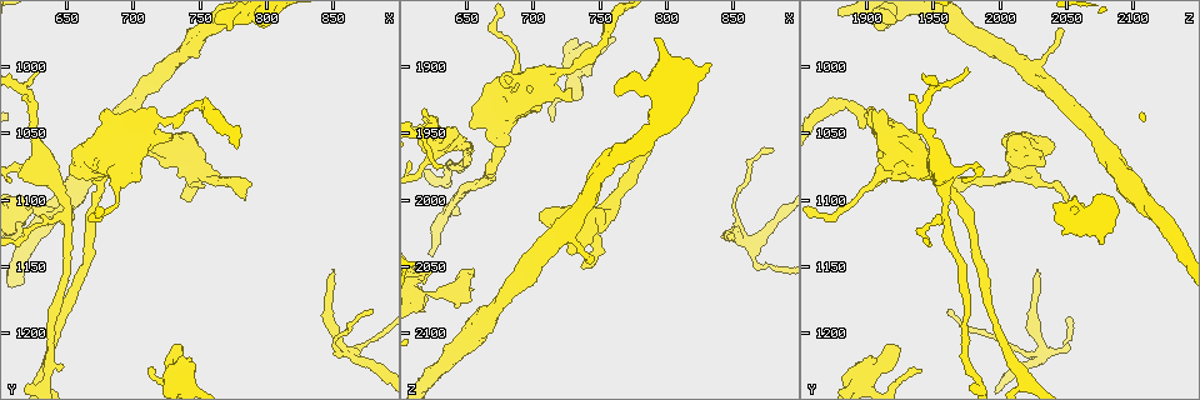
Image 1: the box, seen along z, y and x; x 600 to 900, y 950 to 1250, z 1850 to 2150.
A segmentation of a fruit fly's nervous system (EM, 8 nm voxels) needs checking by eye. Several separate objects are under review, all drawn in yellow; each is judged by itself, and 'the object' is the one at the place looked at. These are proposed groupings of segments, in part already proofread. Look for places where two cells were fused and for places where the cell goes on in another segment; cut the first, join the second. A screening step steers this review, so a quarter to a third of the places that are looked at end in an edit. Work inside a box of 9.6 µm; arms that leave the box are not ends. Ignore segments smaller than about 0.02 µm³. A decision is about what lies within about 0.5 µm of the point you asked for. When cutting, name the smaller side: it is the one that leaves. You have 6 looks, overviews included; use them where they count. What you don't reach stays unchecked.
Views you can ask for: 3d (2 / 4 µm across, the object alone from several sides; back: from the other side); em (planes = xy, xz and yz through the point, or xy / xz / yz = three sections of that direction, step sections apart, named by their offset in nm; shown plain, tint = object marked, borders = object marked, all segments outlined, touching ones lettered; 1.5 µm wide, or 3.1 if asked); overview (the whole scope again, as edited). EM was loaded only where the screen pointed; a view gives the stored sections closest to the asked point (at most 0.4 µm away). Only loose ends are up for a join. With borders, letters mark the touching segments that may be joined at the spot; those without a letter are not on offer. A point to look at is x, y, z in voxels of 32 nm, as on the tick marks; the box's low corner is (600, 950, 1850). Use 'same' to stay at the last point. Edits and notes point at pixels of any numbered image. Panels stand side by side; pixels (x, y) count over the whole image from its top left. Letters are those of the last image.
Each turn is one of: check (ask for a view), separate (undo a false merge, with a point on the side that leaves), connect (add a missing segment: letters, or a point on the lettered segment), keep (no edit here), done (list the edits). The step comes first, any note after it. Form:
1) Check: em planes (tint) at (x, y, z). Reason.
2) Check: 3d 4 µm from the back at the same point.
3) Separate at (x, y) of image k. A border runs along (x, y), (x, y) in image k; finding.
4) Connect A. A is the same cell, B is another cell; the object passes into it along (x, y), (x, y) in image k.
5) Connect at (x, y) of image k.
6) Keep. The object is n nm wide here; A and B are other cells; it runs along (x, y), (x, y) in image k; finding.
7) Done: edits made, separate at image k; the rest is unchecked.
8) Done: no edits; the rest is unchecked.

Check: em planes (borders) at (654, 1114, 2058). An open end.

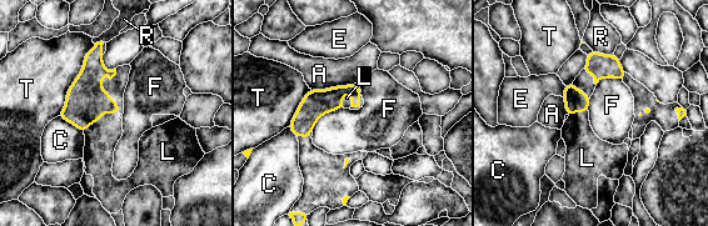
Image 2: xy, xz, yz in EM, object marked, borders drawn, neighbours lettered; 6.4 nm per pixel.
Connect L. The object is 130 nm wide here; L is the same cell, A, C, E, F, R and T are other cells; the object passes into it along (85, 104), (101, 116), (101, 137) in image 2; it goes on there.

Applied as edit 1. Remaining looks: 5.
Check: overview.

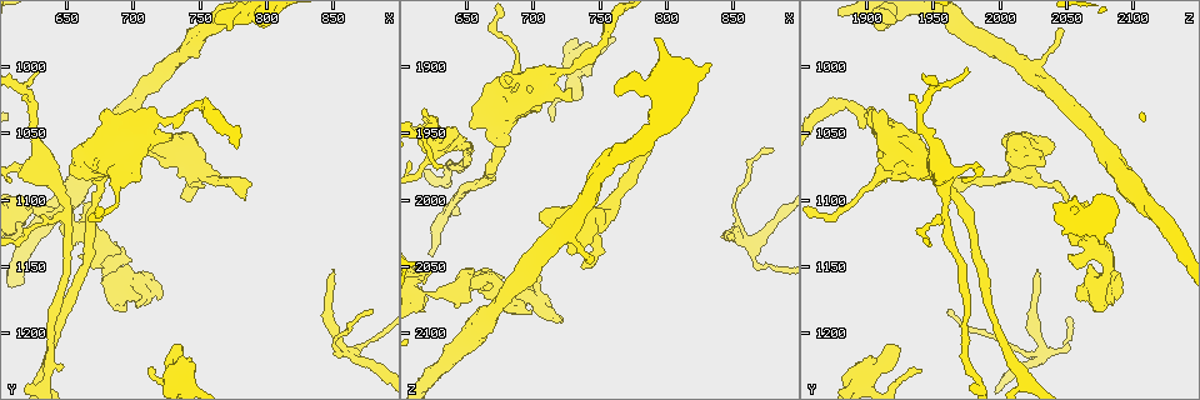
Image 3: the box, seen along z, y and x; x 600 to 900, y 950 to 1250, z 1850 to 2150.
Check: em xy step 8 (borders) at (882, 1182, 1962). Branch stops here.

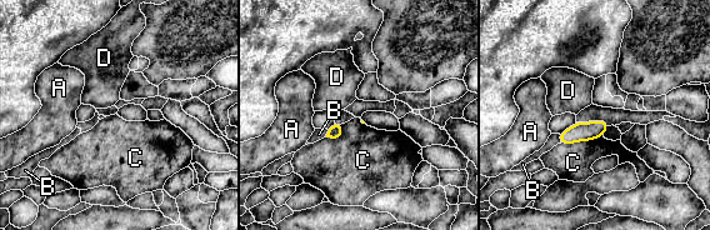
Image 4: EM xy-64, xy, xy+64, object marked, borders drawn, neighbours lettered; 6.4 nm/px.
Check: em planes (borders) at the same point. Cut it another way.

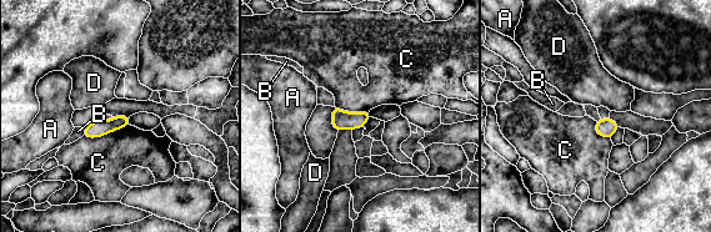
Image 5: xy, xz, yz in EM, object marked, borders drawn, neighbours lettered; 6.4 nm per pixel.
Keep. A, B, C and D are other cells; a border runs along (130, 125), (98, 137), (83, 136) in image 5; no lettered segment goes on from it.

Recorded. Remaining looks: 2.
Check: em yz step 4 (borders) at (744, 972, 2044). Tapers out.

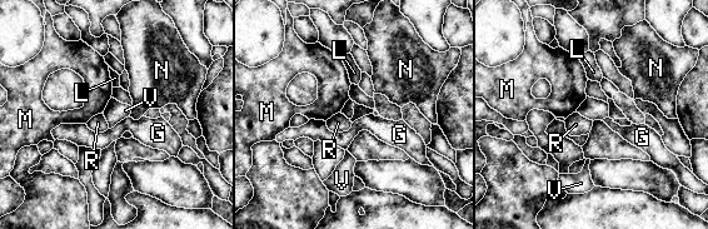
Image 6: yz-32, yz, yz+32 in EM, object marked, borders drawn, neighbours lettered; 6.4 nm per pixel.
Check: em planes (borders) at the same point. Cut it another way.

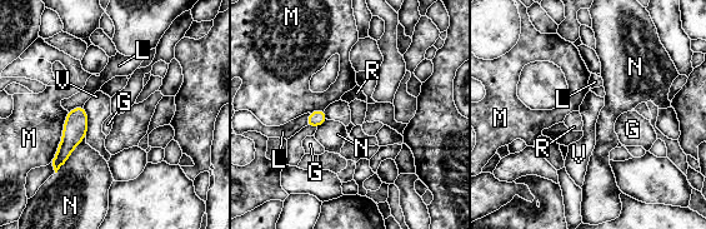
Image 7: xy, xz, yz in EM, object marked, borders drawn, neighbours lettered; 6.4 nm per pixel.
Keep. G, L, M, N, R and V are other cells; a border runs along (68, 111), (61, 140), (51, 160) in image 7; no lettered segment goes on from it.

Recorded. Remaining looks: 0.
Done: edits made, connect at image 2; the rest is unchecked.

